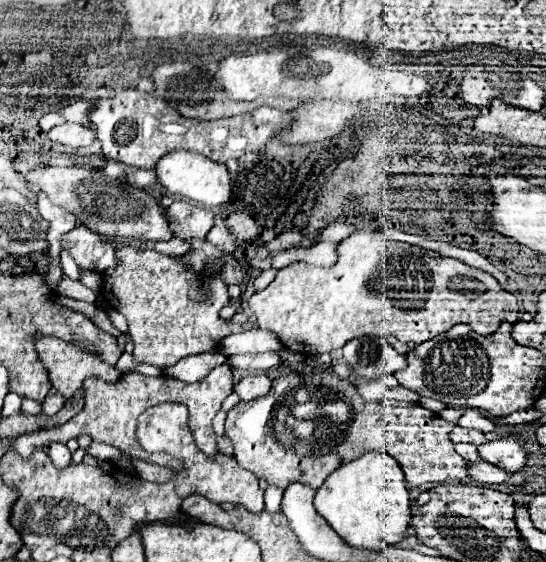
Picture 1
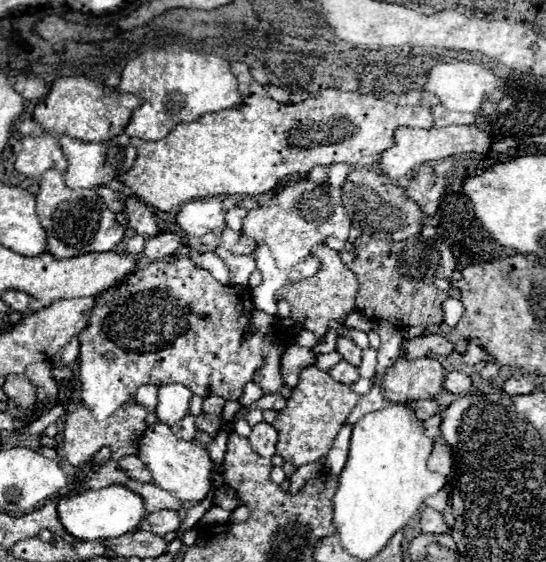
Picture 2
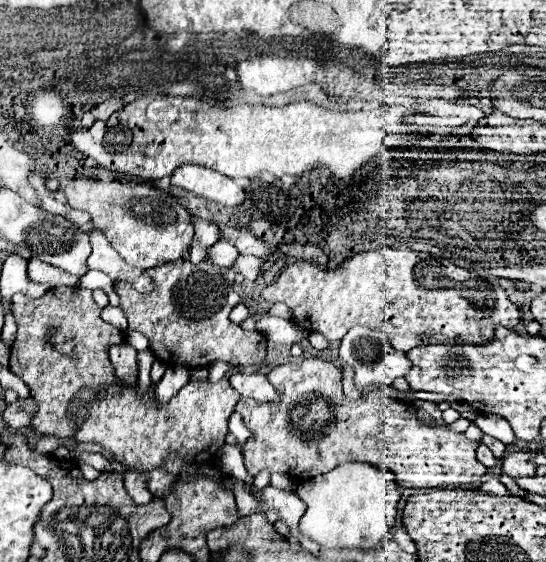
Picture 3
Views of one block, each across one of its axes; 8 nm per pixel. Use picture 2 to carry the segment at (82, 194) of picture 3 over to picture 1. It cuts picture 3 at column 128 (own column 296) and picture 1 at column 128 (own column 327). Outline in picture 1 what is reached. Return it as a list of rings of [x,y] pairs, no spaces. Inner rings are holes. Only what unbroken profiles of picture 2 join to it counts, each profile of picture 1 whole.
[[[48,166],[40,172],[38,180],[44,180],[44,188],[40,190],[46,192],[54,204],[72,212],[76,218],[80,218],[80,222],[86,228],[102,236],[134,238],[144,242],[146,240],[162,242],[172,238],[172,230],[168,226],[166,216],[162,214],[162,210],[158,210],[156,198],[150,196],[146,190],[138,190],[128,186],[126,182],[112,180],[88,166],[70,166],[70,168]]]

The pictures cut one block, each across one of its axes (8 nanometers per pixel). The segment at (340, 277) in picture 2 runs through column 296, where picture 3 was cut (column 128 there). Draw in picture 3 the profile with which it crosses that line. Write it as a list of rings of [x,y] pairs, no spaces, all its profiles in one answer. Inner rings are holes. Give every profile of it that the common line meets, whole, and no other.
[[[176,260],[148,268],[146,276],[154,282],[154,290],[148,294],[138,292],[125,281],[116,281],[114,291],[120,296],[120,308],[126,312],[128,328],[148,338],[156,358],[188,368],[206,366],[216,360],[234,360],[240,366],[260,366],[264,362],[264,336],[260,332],[242,330],[228,318],[230,310],[240,304],[242,298],[234,290],[234,284],[224,278],[220,266],[208,260],[200,264]]]

